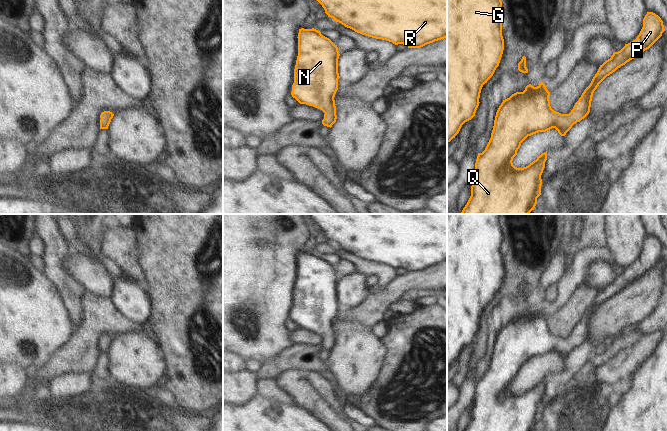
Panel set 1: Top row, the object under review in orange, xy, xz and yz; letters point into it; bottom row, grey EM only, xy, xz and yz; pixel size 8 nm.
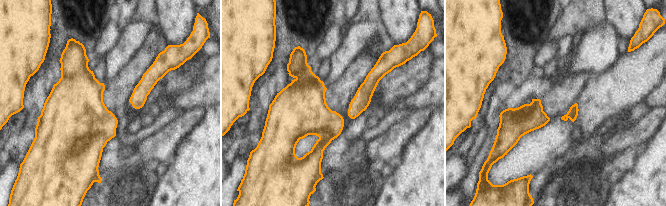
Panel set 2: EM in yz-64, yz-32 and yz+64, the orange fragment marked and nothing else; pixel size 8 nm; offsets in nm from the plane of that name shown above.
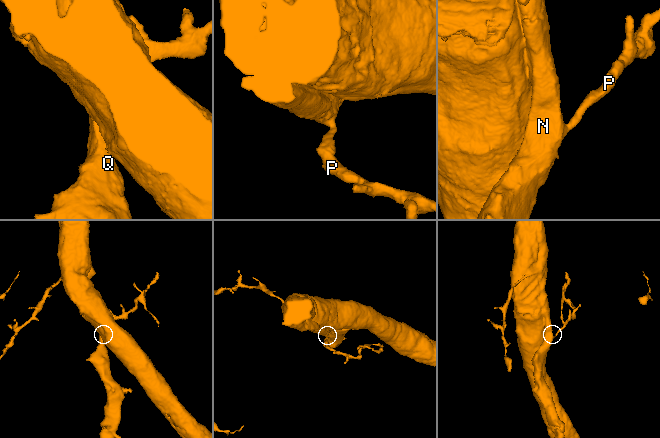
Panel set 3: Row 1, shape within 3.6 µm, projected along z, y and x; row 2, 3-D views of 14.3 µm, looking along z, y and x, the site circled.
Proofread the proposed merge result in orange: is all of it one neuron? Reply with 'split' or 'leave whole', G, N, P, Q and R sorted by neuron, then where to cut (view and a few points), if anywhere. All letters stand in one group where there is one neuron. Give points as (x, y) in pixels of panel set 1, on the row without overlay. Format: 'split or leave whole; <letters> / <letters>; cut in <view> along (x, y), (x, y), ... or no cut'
leave whole; G N P Q R; no cut

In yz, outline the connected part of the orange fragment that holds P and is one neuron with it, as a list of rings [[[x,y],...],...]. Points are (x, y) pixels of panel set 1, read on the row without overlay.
[[[647,236],[637,262],[625,268],[620,275],[614,276],[610,283],[600,289],[590,309],[584,314],[569,338],[561,338],[551,332],[550,316],[543,306],[537,311],[529,308],[523,316],[516,316],[503,324],[496,336],[491,362],[485,374],[478,377],[473,397],[471,420],[465,431],[535,431],[537,422],[541,419],[541,399],[545,392],[547,375],[528,390],[517,392],[512,385],[517,379],[521,367],[528,360],[538,356],[546,356],[552,352],[555,352],[561,360],[565,360],[574,348],[589,338],[592,320],[599,308],[618,292],[649,273],[664,255],[661,242],[653,236]]]

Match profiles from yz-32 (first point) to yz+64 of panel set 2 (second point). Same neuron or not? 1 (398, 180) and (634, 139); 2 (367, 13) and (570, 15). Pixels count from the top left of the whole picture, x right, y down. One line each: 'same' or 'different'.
1: different
2: same

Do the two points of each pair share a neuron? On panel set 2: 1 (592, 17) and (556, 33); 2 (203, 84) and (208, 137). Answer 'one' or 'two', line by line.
1: one
2: two

